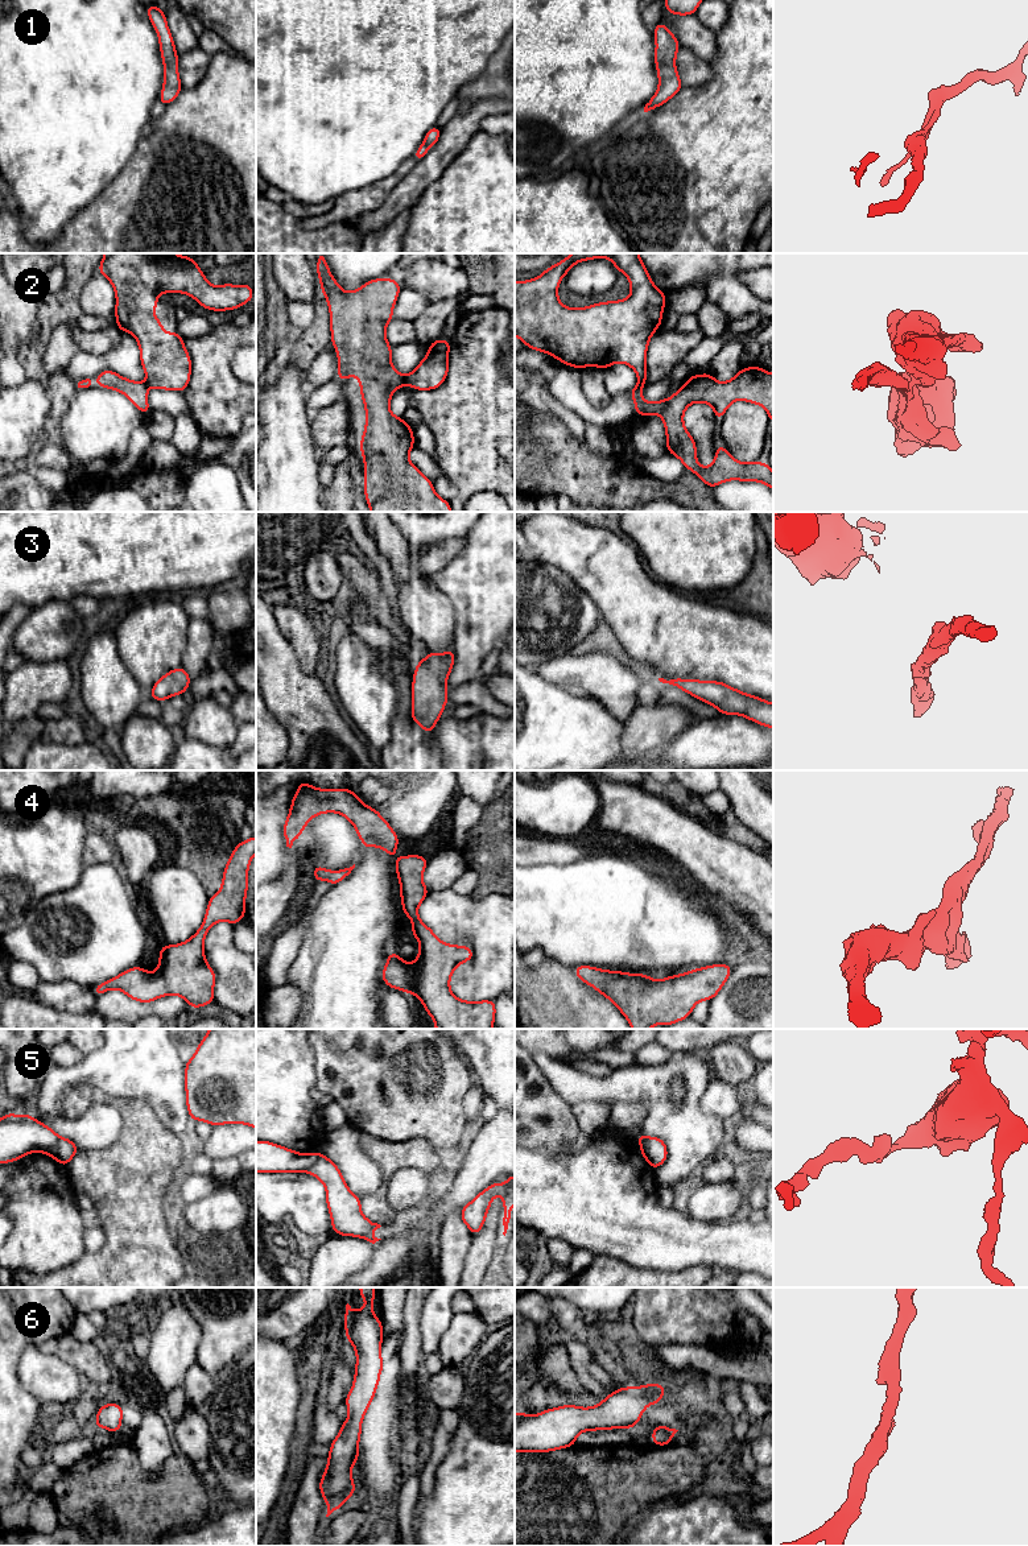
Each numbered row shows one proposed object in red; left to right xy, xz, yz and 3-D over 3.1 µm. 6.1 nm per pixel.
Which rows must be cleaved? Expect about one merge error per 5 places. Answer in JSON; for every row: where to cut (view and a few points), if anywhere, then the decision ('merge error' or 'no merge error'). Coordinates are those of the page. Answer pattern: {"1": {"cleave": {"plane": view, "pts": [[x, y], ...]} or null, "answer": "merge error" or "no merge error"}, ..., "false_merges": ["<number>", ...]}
{"1": {"cleave": null, "answer": "no merge error"}, "2": {"cleave": {"plane": "xz", "pts": [[404, 376], [405, 383]]}, "answer": "merge error"}, "3": {"cleave": null, "answer": "no merge error"}, "4": {"cleave": null, "answer": "no merge error"}, "5": {"cleave": {"plane": "xz", "pts": [[320, 1153], [302, 1170]]}, "answer": "merge error"}, "6": {"cleave": null, "answer": "no merge error"}, "false_merges": ["2", "5"]}

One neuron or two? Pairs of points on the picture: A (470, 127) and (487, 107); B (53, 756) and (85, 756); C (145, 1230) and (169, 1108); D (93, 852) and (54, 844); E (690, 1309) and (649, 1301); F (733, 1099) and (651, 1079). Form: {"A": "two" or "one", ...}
{"A": "one", "B": "one", "C": "two", "D": "two", "E": "one", "F": "two"}

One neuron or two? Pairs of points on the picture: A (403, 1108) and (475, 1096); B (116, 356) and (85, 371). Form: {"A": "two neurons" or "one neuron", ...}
{"A": "two neurons", "B": "one neuron"}

